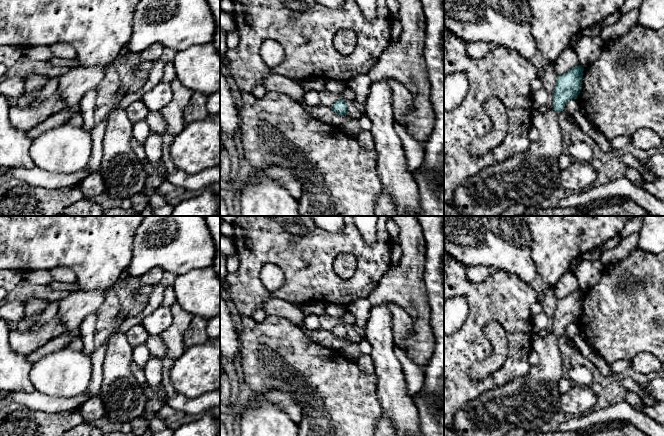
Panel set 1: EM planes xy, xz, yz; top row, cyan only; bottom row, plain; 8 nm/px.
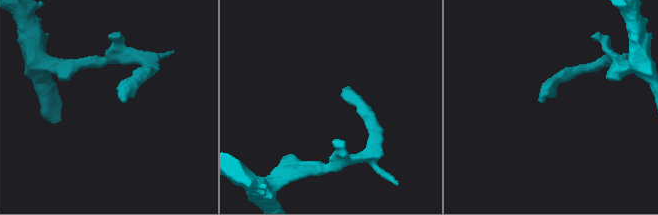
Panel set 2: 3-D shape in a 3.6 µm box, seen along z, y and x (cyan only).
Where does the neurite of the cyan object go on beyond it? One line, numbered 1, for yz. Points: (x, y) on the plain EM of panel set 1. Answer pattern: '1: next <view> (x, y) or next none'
1: next yz (529, 402)

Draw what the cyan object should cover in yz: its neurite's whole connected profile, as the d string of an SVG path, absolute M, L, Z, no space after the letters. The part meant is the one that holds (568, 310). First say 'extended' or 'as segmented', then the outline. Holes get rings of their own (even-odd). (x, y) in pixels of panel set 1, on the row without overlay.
extended; M577 289L558 300L552 332L545 337L541 337L539 333L532 335L532 349L539 355L539 363L532 366L524 377L486 391L465 403L454 415L452 431L458 436L504 436L518 427L526 432L545 429L552 415L559 410L562 397L559 392L559 381L563 378L559 337L570 323L578 322L582 313L583 295L584 292Z

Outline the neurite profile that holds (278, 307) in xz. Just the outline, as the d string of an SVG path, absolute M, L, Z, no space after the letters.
M271 297L267 299L263 310L268 315L285 318L296 325L303 322L305 318L299 304L291 303L281 298Z

